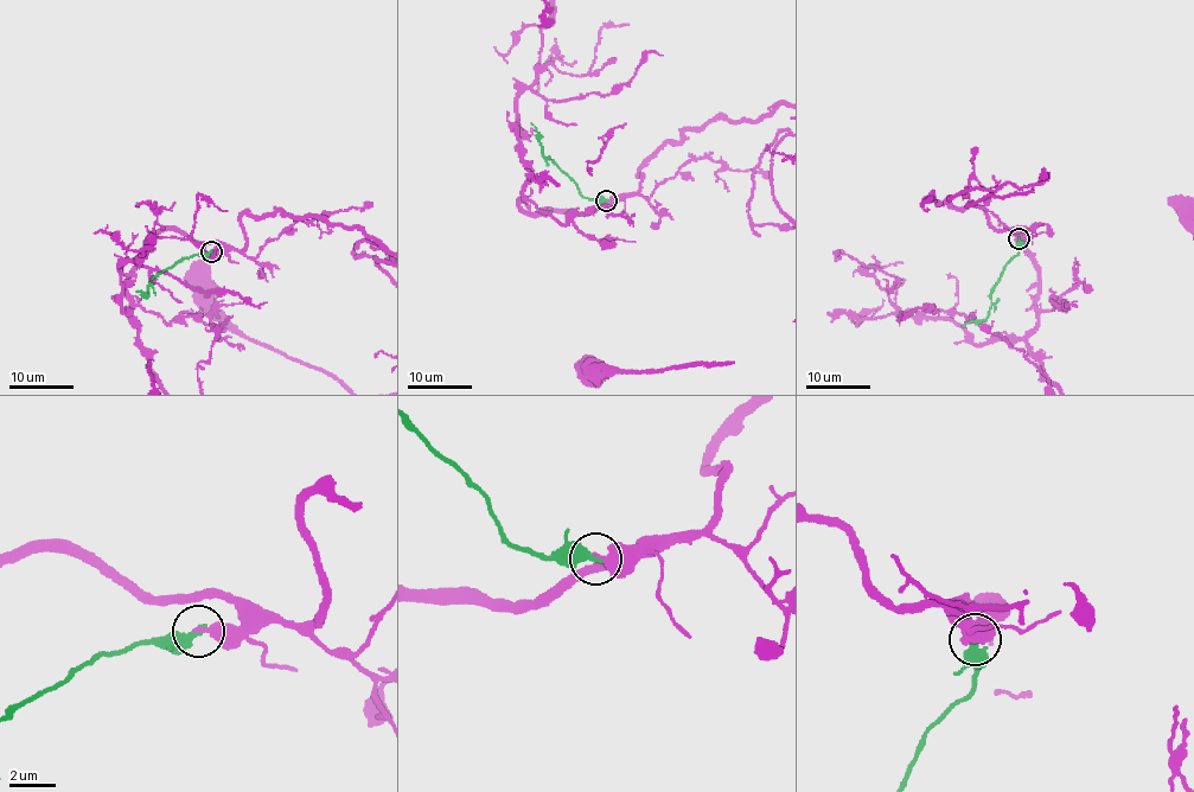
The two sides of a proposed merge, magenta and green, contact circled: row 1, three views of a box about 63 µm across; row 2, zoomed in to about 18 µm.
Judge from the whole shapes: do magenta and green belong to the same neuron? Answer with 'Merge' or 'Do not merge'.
Do not merge

